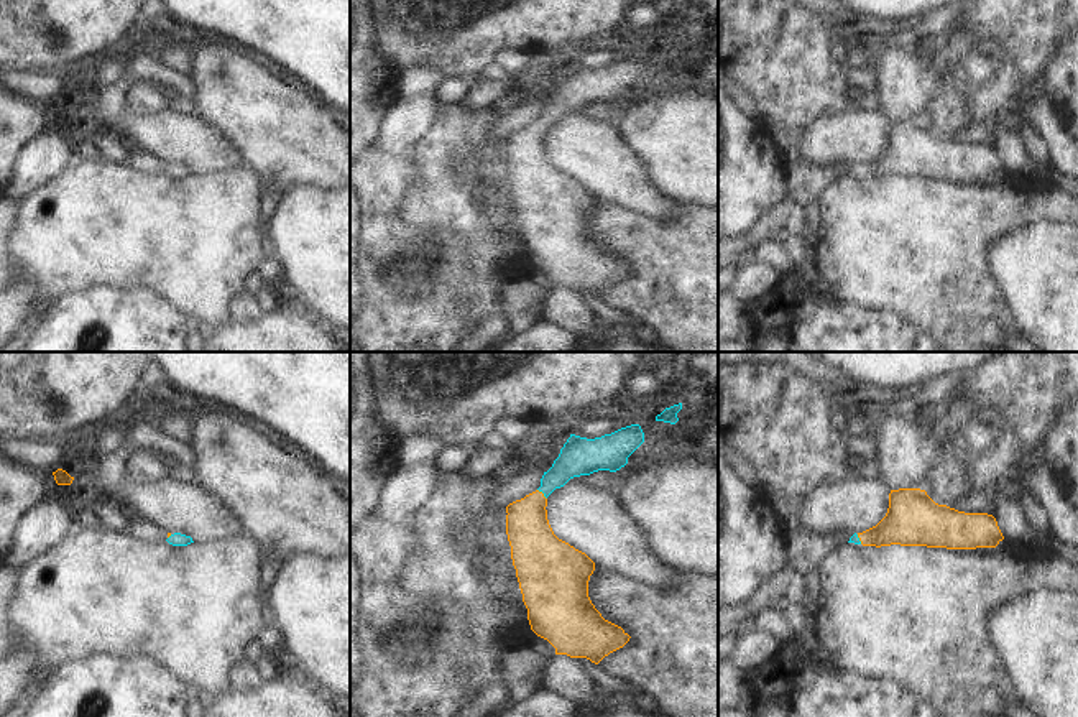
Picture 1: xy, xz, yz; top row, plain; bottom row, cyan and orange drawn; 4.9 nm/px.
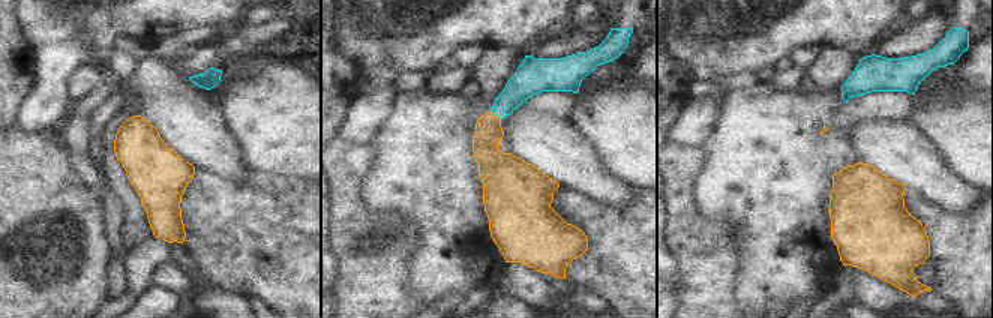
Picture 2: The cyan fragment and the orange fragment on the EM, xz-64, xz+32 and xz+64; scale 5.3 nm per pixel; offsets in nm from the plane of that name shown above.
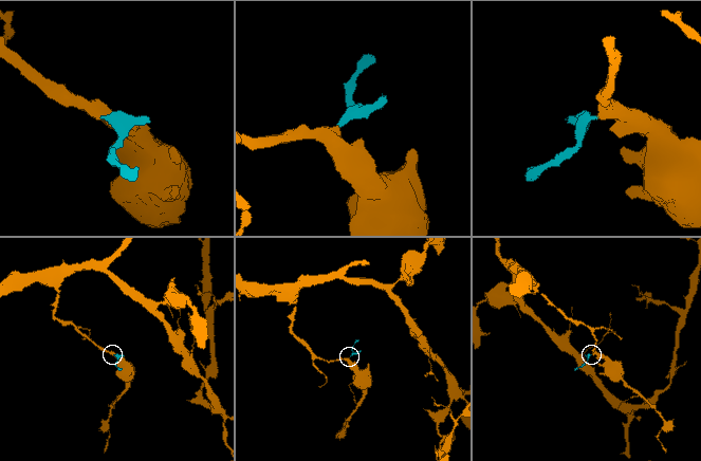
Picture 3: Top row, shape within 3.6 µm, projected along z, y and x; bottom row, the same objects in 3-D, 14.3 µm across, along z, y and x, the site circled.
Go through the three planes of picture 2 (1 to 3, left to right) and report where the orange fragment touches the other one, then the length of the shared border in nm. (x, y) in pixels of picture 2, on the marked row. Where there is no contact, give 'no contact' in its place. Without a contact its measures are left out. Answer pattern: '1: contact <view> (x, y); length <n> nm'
1: no contact
2: contact xz+32 (495, 114); length 70 nm
3: no contact

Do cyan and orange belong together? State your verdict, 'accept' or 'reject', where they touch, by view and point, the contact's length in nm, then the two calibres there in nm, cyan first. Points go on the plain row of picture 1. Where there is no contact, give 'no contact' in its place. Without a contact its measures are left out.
accept | xz (543, 124) | 70 nm | 190/220 nm

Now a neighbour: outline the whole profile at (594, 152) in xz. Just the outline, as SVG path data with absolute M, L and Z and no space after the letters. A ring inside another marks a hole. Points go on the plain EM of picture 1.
M588 107L570 110L547 128L547 151L554 166L585 184L593 194L624 207L667 217L675 212L674 197L664 194L644 171L643 161L633 153L623 133L610 120L595 117Z

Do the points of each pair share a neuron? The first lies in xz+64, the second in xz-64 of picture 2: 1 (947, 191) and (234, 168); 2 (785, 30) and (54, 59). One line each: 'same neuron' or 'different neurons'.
1: same neuron
2: different neurons

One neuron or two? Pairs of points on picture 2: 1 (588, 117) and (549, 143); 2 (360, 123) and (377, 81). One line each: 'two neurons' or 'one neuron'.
1: two neurons
2: one neuron

